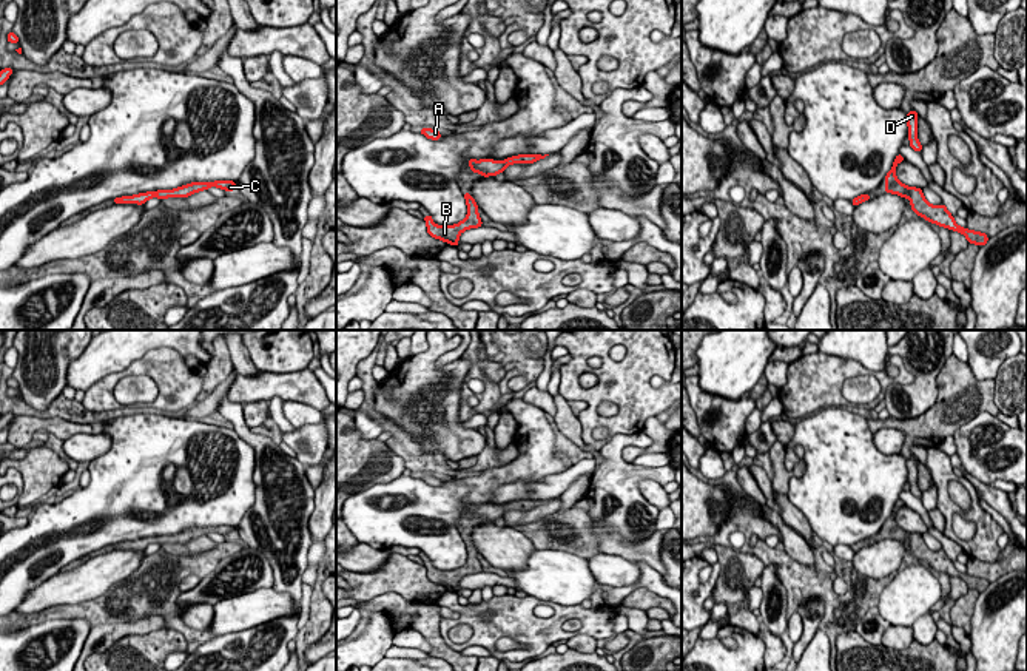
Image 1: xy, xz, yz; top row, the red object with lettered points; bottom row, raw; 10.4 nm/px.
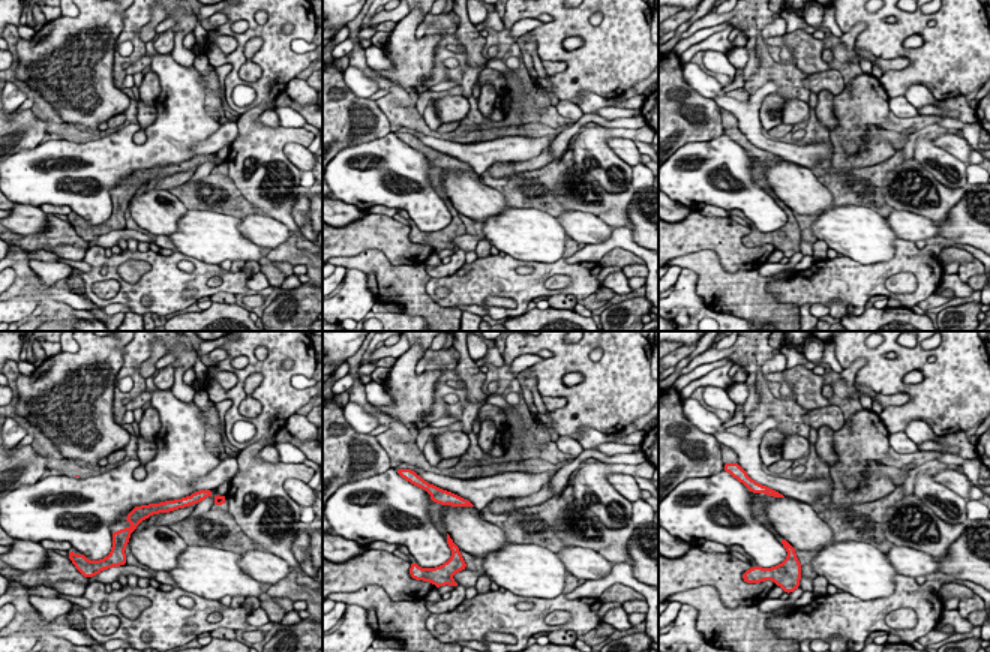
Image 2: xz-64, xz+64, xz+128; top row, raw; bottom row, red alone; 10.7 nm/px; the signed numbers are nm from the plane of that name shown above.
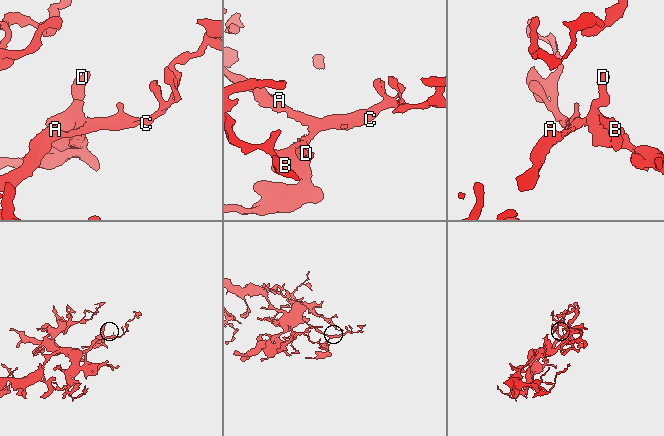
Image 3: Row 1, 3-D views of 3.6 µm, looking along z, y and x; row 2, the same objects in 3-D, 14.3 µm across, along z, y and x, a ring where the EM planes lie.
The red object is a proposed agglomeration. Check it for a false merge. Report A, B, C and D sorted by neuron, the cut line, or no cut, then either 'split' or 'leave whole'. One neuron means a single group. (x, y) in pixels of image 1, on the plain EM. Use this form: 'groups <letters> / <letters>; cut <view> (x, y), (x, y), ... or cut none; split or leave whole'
groups A B C D; cut none; leave whole

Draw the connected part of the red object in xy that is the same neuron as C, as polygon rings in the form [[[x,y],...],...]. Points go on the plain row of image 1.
[[[214,526],[214,528],[191,528],[187,531],[182,531],[174,535],[159,535],[159,537],[148,537],[148,538],[140,538],[134,541],[122,541],[113,545],[113,549],[137,549],[142,551],[151,543],[159,543],[159,545],[167,545],[167,543],[188,543],[190,540],[194,540],[202,535],[208,535],[210,532],[217,532],[225,537],[234,537],[236,535],[236,528],[233,526]]]

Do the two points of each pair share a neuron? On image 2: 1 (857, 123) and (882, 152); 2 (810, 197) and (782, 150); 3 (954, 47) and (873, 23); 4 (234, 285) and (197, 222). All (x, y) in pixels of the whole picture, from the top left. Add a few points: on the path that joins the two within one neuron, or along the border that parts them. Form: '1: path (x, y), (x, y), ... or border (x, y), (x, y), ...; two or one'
1: path (864, 131), (875, 144); one
2: border (785, 159), (810, 170); two
3: path (935, 38), (921, 29), (893, 29); one
4: border (185, 255), (219, 266); two

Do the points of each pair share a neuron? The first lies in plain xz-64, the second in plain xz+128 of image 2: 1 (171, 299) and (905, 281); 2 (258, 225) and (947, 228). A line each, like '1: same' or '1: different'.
1: different
2: different

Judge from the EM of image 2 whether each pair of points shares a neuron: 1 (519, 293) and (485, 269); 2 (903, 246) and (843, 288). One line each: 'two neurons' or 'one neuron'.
1: one neuron
2: one neuron

